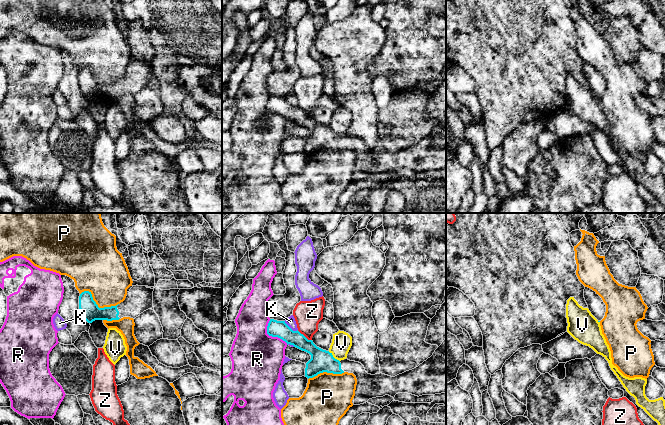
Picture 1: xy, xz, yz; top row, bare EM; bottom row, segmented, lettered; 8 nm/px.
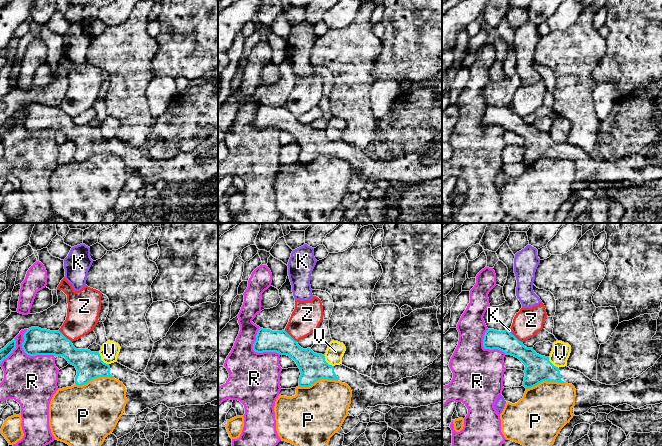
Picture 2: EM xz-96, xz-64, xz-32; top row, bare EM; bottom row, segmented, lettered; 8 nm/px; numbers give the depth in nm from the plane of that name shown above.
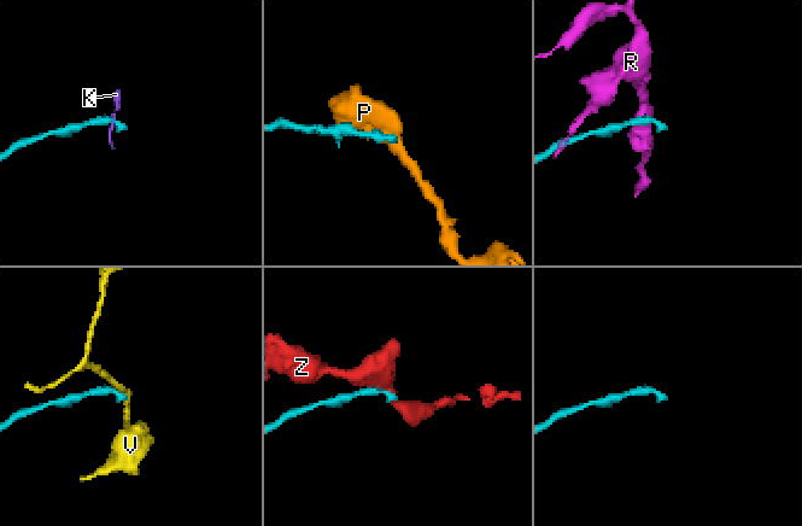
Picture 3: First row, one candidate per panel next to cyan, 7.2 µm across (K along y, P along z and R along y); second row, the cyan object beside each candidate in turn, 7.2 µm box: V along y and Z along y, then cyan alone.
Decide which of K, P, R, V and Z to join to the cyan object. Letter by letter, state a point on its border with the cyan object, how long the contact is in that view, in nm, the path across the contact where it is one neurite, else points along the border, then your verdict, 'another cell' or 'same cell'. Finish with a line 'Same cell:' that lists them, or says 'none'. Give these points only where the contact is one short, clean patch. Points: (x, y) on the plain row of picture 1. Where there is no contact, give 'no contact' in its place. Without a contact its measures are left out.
K: contact xz (290, 104); length 130 nm; border xz (284, 97), (293, 106), (297, 106); another cell
P: contact xy (97, 81); length 320 nm; another cell
R: contact xz (270, 111); length 260 nm; another cell
V: contact xz (333, 133); length 130 nm; border xz (328, 127), (339, 137); another cell
Z: contact xz (303, 111); length 150 nm; another cell
Same cell: none

